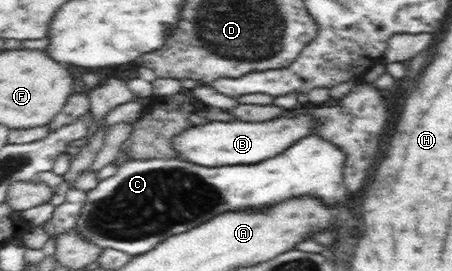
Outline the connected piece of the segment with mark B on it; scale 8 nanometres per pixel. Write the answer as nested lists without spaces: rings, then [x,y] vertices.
[[[306,118],[266,120],[260,124],[254,122],[206,122],[206,124],[192,125],[182,134],[172,138],[174,149],[178,151],[178,158],[200,166],[219,167],[234,165],[253,165],[277,156],[308,134]]]

